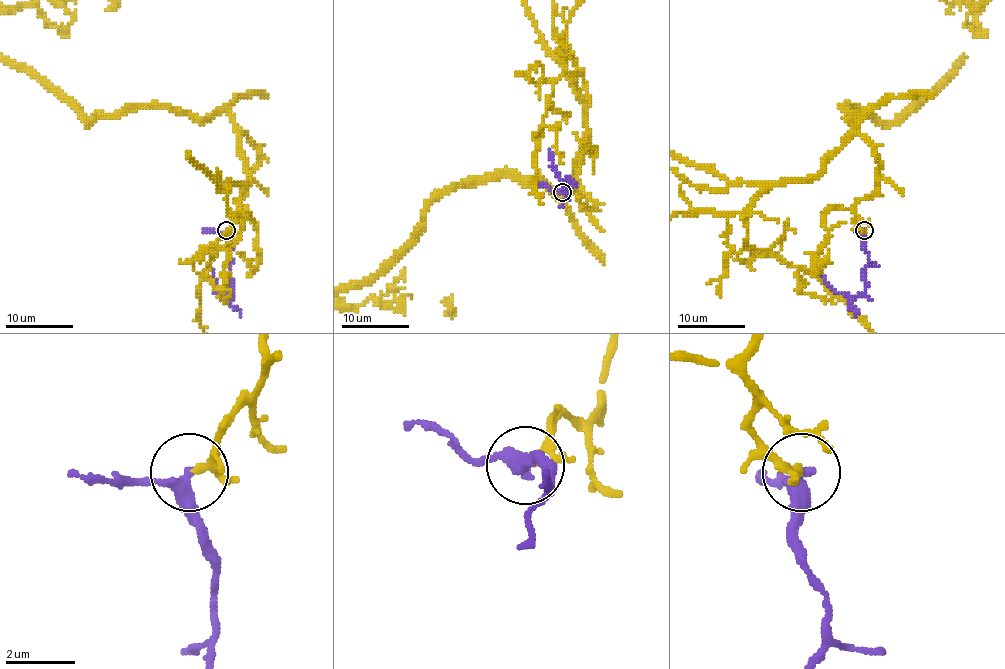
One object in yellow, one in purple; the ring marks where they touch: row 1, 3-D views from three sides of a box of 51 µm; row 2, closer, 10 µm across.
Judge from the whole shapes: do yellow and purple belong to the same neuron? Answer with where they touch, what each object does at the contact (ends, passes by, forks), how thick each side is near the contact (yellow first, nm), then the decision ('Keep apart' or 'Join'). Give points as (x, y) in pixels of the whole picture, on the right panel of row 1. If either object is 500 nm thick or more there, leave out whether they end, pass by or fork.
Place: (864, 230). At the ring yellow passes by. At the ring purple passes by. Thickness 150 nm (yellow) against 340 nm. Join

